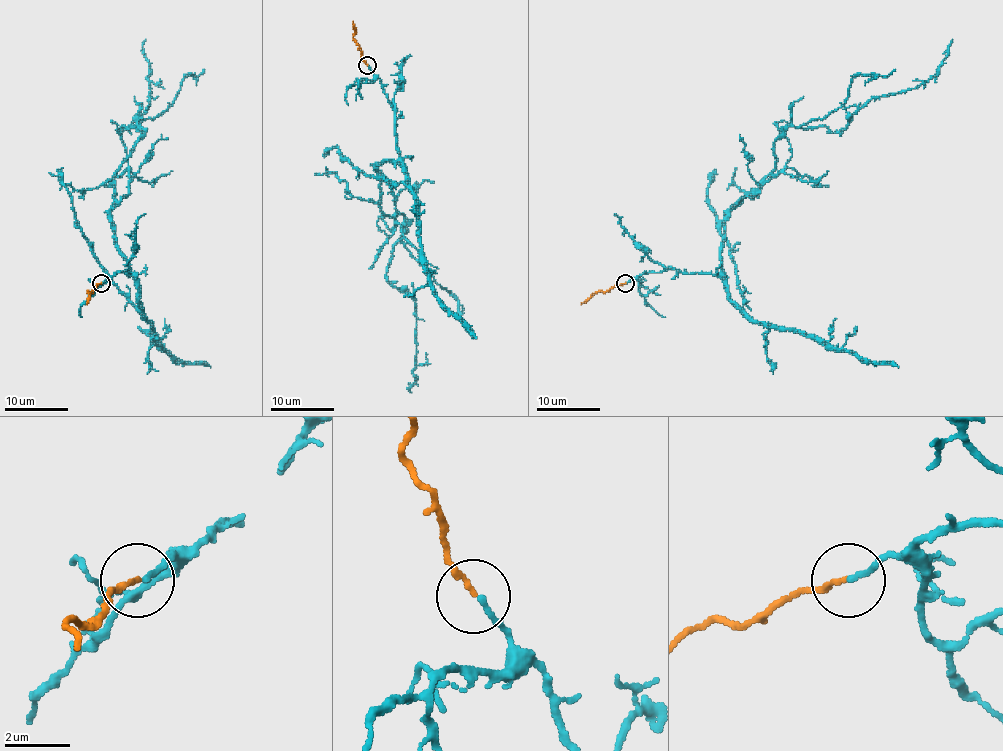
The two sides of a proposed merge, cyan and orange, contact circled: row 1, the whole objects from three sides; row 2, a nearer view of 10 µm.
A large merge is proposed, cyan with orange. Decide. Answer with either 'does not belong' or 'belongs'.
belongs

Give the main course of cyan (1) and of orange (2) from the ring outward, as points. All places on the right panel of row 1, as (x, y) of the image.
1: (625, 283), (717, 276), (774, 141), (927, 82), (952, 39)
2: (625, 283), (594, 293), (581, 304)

